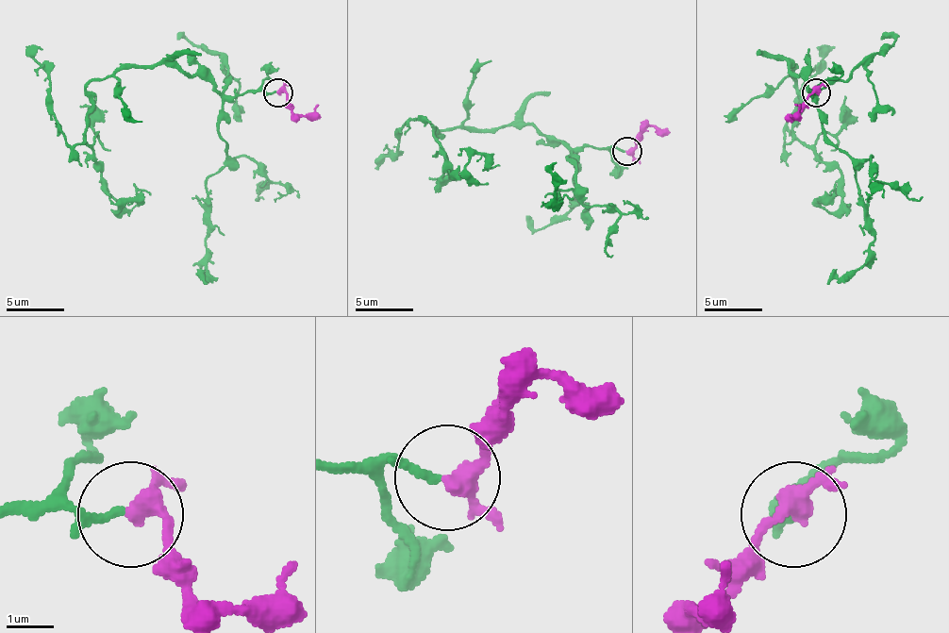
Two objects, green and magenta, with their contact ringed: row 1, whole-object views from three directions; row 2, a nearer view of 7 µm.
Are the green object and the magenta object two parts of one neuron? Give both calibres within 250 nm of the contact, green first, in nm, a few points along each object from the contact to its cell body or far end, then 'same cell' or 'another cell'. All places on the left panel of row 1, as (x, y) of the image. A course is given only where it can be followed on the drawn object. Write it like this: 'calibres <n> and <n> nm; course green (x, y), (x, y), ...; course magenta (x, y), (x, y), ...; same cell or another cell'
calibres 110 and 320 nm; course green (277, 91), (222, 94), (170, 66), (95, 77), (84, 141), (115, 213), (133, 204), (133, 184); course magenta (277, 91), (283, 91), (286, 103), (300, 115), (308, 115), (317, 103); same cell

